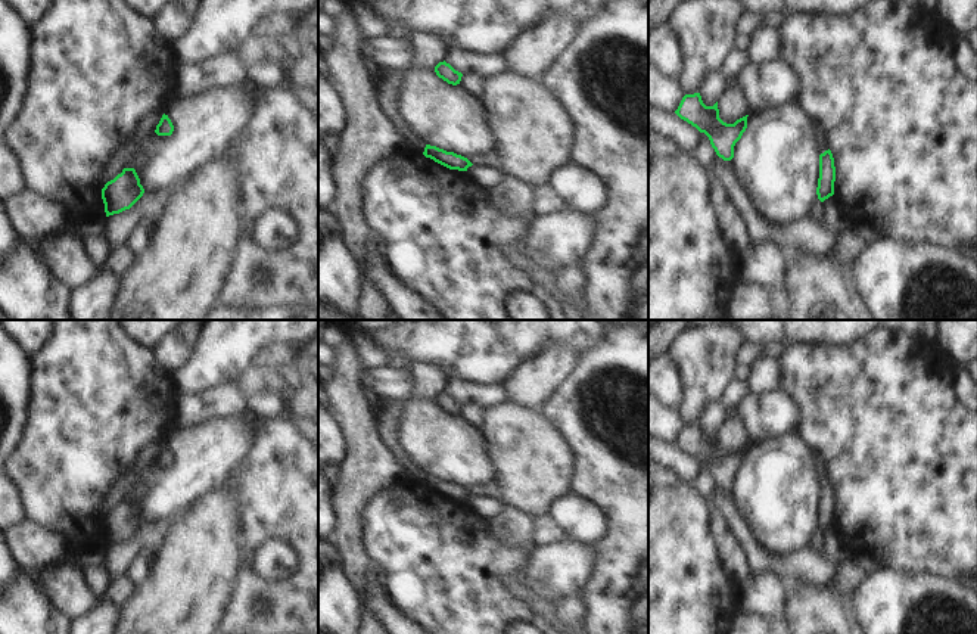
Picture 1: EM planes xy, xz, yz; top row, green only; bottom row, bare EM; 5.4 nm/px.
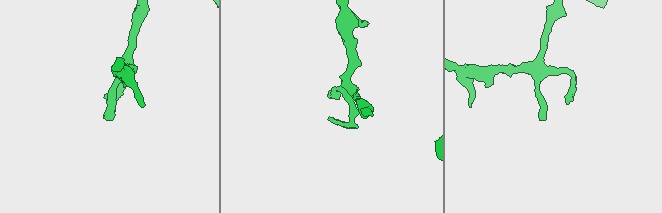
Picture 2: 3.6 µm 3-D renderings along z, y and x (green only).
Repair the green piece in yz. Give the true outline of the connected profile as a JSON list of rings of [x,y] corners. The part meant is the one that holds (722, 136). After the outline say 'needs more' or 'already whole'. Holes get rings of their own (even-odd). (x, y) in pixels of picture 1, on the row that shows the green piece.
[[[700,93],[685,94],[675,114],[700,133],[704,133],[716,155],[724,161],[734,158],[734,146],[746,131],[749,116],[726,124],[719,118],[718,102],[713,106],[706,106]]] | already whole

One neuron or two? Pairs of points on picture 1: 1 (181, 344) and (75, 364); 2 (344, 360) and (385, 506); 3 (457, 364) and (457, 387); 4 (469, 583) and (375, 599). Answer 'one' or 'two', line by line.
1: two
2: two
3: two
4: two

